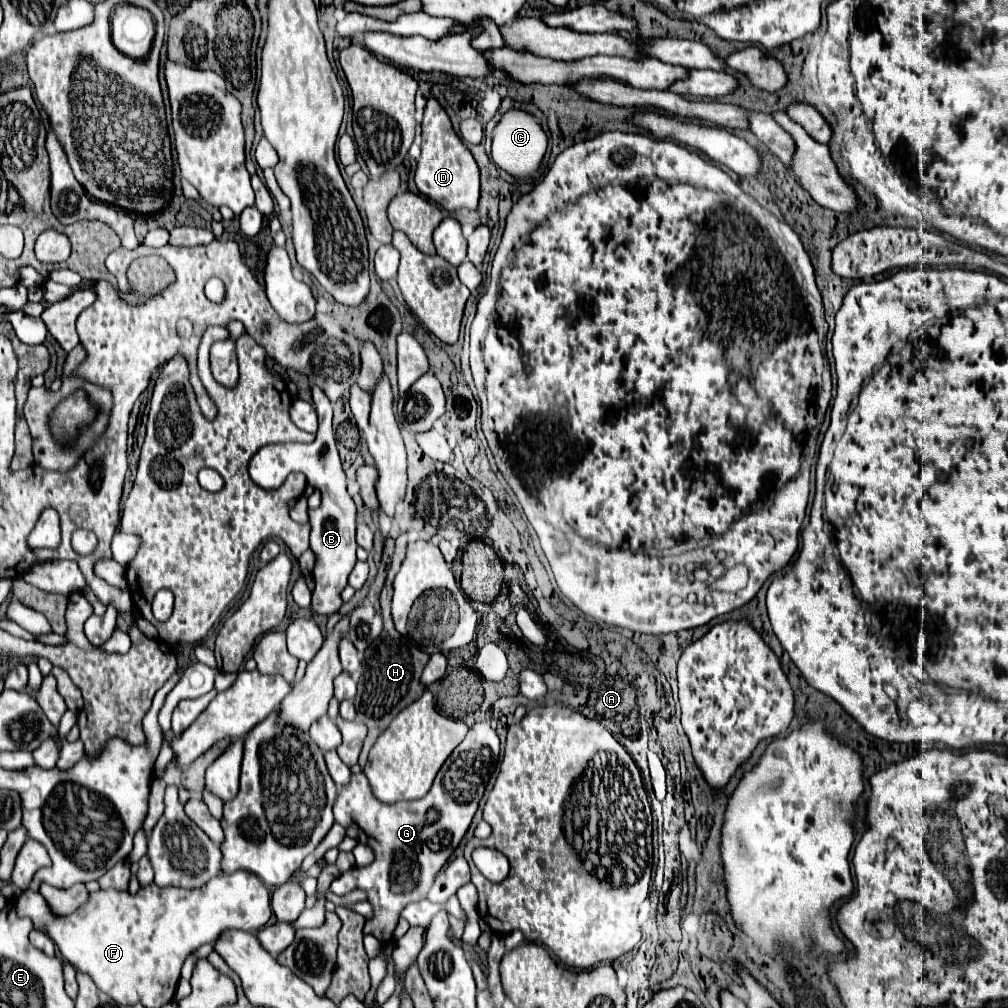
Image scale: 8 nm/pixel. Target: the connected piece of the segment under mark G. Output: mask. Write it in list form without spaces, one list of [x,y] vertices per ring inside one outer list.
[[[489,721],[475,723],[465,739],[447,757],[431,791],[417,801],[403,803],[381,803],[371,795],[369,781],[363,773],[351,775],[351,783],[337,791],[333,815],[337,823],[349,829],[349,835],[361,839],[361,843],[373,849],[373,863],[367,867],[349,869],[343,881],[333,881],[331,891],[335,895],[347,895],[353,889],[363,889],[367,901],[373,907],[371,919],[365,921],[365,933],[371,933],[383,943],[393,943],[397,919],[405,905],[425,899],[437,871],[447,863],[465,831],[471,825],[477,811],[479,799],[483,797],[485,783],[495,769],[499,757],[499,737]]]

